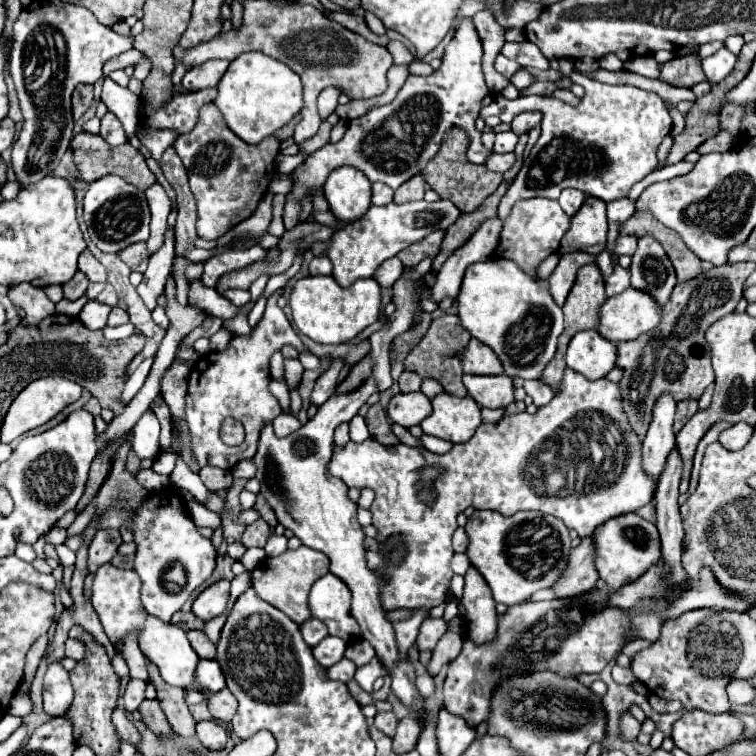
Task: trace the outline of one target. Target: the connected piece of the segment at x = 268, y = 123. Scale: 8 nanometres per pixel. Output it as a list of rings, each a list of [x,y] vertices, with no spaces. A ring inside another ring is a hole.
[[[258,53],[238,55],[218,83],[214,105],[220,109],[226,125],[246,143],[260,143],[264,137],[274,135],[302,109],[302,83],[288,65]]]

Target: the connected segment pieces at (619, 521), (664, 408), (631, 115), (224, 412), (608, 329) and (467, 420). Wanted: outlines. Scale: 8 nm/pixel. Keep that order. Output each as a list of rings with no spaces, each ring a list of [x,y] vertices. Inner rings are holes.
[[[636,513],[608,519],[604,525],[596,527],[594,543],[596,543],[594,545],[596,547],[594,565],[596,565],[600,579],[604,579],[604,583],[608,585],[608,591],[616,591],[616,587],[628,581],[634,581],[648,567],[660,561],[660,537],[658,537],[656,525],[644,521]]]
[[[668,395],[660,397],[654,409],[652,425],[642,443],[642,469],[652,477],[654,483],[658,483],[666,467],[666,459],[674,449],[674,433],[672,433],[674,411],[676,403],[672,403],[672,397]]]
[[[573,71],[568,76],[575,84],[584,88],[584,97],[576,107],[554,99],[554,97],[538,97],[530,95],[530,111],[542,111],[542,129],[554,131],[554,149],[534,149],[530,151],[528,159],[524,159],[524,165],[520,169],[520,177],[516,175],[514,183],[510,185],[508,193],[502,197],[498,205],[498,217],[504,219],[508,217],[512,205],[520,199],[532,199],[532,197],[546,197],[546,199],[558,199],[560,191],[566,187],[574,187],[584,191],[590,197],[602,199],[602,201],[616,201],[628,195],[630,187],[644,179],[648,173],[652,173],[658,165],[656,159],[656,149],[664,137],[672,129],[672,117],[668,109],[664,107],[664,101],[648,91],[630,87],[630,85],[604,85],[598,81]]]
[[[282,291],[274,293],[268,299],[266,313],[260,323],[252,329],[250,337],[236,337],[230,341],[224,353],[206,353],[194,367],[188,379],[188,395],[186,395],[186,423],[188,433],[192,437],[192,455],[200,467],[212,465],[224,471],[230,471],[238,461],[252,459],[258,445],[258,433],[264,421],[272,421],[280,415],[280,403],[270,393],[270,373],[268,363],[274,351],[282,349],[282,345],[292,343],[298,351],[306,351],[300,337],[292,329],[292,325],[284,311],[276,305],[276,299]],[[224,417],[238,419],[246,429],[246,439],[238,447],[228,447],[220,441],[220,425]]]
[[[626,289],[620,295],[608,297],[598,311],[596,331],[612,343],[630,341],[650,331],[660,323],[662,309],[638,289]]]
[[[442,391],[432,399],[432,415],[426,417],[420,427],[426,435],[450,443],[464,443],[474,435],[480,423],[480,407],[472,397],[456,397]]]

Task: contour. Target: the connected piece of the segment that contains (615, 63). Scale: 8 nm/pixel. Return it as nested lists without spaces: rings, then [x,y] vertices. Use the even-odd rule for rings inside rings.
[[[606,55],[598,63],[600,63],[600,69],[606,69],[606,71],[620,71],[622,69],[622,61],[616,55]]]

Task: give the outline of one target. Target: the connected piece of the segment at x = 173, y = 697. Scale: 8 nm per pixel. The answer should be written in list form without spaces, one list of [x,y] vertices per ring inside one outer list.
[[[148,661],[146,667],[148,667],[150,683],[156,685],[156,693],[158,693],[156,699],[160,701],[162,711],[168,717],[170,727],[178,735],[194,735],[196,733],[194,731],[196,729],[196,721],[194,721],[194,717],[190,715],[190,711],[188,711],[188,707],[184,703],[184,689],[164,683],[160,673],[158,673],[158,667],[152,661]]]

